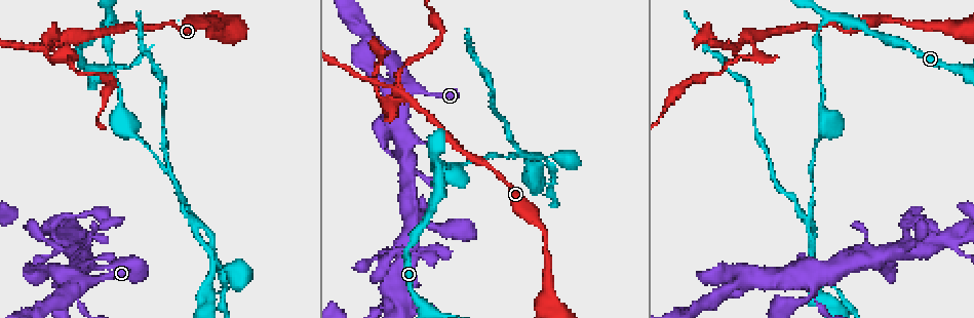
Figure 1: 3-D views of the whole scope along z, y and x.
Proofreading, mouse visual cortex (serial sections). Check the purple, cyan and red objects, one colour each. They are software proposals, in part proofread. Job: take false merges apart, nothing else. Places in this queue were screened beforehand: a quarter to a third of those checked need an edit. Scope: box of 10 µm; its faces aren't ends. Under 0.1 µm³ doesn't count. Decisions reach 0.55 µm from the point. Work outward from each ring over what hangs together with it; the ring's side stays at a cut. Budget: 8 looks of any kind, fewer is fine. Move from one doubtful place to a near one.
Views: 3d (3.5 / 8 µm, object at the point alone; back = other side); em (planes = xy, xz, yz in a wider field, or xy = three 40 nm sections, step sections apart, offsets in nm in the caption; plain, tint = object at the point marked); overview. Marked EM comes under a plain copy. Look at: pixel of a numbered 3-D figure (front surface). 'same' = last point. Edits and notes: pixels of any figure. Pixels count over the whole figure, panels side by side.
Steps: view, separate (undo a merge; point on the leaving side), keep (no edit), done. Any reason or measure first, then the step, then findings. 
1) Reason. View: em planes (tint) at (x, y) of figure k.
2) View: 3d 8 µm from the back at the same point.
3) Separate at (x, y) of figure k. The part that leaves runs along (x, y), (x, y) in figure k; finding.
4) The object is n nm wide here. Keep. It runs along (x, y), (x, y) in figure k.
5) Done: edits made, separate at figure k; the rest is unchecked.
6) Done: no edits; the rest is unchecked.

Four arms meet. View: 3d 3.5 µm at (802, 271) of figure 1.

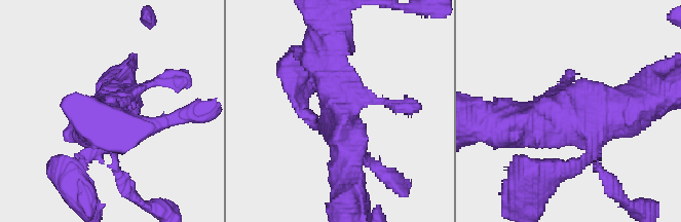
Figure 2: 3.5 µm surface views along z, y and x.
View: em xy step 3 (tint) at (340, 109) of figure 2.

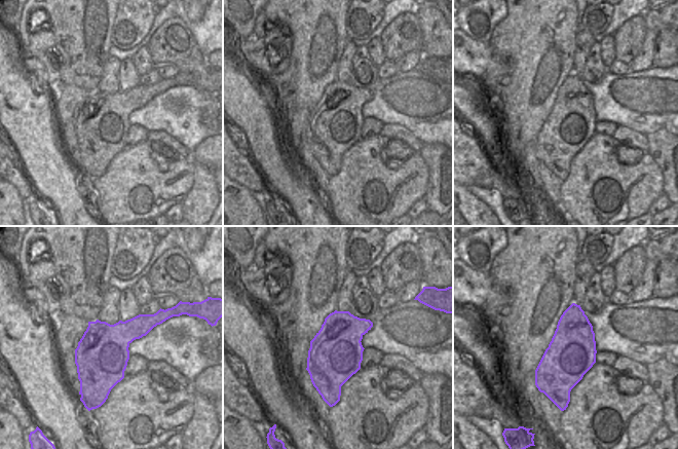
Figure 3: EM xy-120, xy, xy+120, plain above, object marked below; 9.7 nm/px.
The object is 500 nm wide here. Keep. It runs along (513, 124), (639, 103) in figure 2; all the same cell.

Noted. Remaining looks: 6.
Small branch off a trunk. View: 3d 8 µm from the back at (414, 258) of figure 1.

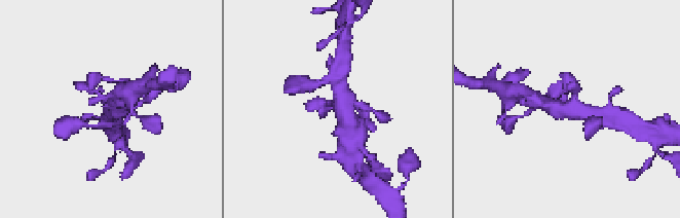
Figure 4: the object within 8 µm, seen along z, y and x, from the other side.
View: em xy step 1 (tint) at the same point.

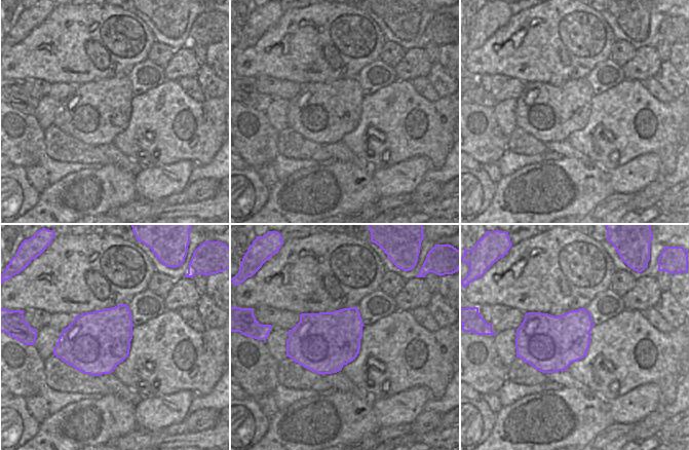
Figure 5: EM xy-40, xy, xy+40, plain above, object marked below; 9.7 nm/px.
The object is 600 nm wide here. Keep. It runs along (338, 80), (342, 108), (353, 132) in figure 4; all the same cell.

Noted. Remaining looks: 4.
A fork. View: 3d 3.5 µm at (74, 39) of figure 1.

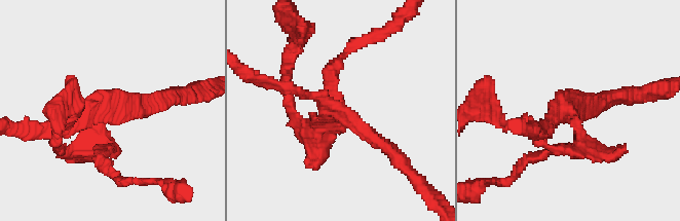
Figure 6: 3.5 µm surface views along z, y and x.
Shape alone is not enough. View: em xy step 3 (tint) at (341, 111) of figure 6.

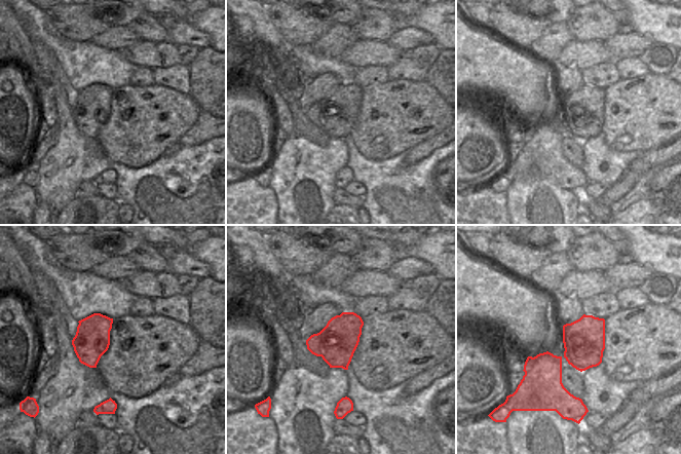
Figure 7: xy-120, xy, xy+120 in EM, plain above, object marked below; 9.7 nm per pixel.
The object is 400 nm wide here. Separate at (112, 153) of figure 6. A border runs along (536, 355), (541, 361), (561, 363) in figure 7; two cells meet here.

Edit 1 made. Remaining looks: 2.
Done: edits made, separate at figure 6; the rest is unchecked.

